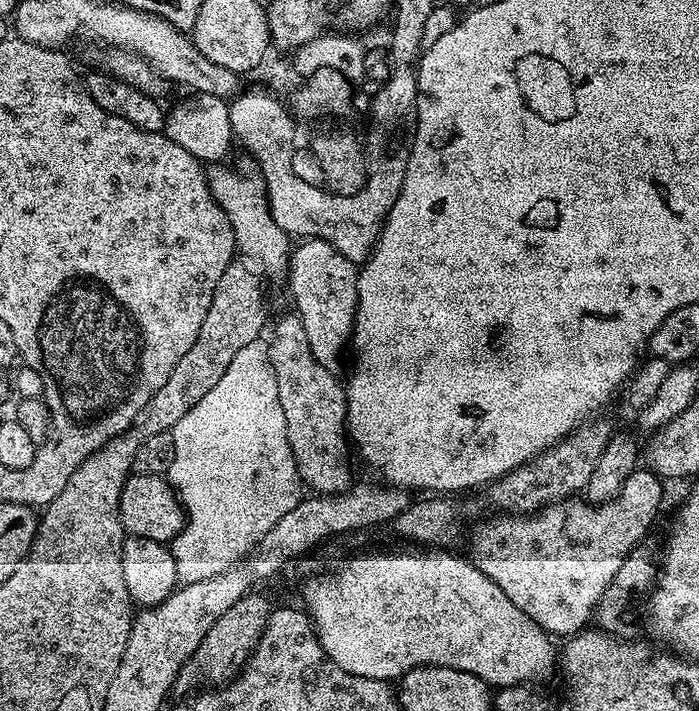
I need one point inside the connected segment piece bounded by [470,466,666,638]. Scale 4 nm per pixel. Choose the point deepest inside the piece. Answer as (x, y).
(554, 565)

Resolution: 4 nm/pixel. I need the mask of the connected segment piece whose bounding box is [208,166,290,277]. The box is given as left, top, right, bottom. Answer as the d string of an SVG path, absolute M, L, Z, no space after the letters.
M216 166L208 172L208 185L218 206L222 206L226 218L230 218L239 255L251 258L265 273L268 271L272 276L283 277L288 271L290 237L280 229L278 222L274 222L272 211L268 208L268 193L264 181L259 175L243 176L232 168L224 167L226 166Z

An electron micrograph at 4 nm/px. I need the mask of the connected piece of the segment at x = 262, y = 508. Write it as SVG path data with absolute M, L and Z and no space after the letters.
M258 339L250 342L250 346L242 346L206 398L194 410L186 410L170 431L174 438L174 462L167 470L166 479L175 489L186 517L184 528L171 540L170 551L176 563L176 579L183 585L214 578L234 566L306 496L290 450L286 417L268 360L267 343Z

